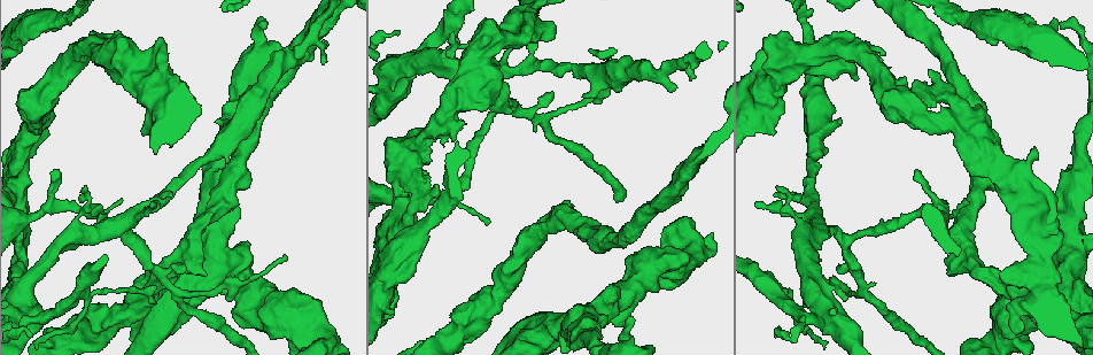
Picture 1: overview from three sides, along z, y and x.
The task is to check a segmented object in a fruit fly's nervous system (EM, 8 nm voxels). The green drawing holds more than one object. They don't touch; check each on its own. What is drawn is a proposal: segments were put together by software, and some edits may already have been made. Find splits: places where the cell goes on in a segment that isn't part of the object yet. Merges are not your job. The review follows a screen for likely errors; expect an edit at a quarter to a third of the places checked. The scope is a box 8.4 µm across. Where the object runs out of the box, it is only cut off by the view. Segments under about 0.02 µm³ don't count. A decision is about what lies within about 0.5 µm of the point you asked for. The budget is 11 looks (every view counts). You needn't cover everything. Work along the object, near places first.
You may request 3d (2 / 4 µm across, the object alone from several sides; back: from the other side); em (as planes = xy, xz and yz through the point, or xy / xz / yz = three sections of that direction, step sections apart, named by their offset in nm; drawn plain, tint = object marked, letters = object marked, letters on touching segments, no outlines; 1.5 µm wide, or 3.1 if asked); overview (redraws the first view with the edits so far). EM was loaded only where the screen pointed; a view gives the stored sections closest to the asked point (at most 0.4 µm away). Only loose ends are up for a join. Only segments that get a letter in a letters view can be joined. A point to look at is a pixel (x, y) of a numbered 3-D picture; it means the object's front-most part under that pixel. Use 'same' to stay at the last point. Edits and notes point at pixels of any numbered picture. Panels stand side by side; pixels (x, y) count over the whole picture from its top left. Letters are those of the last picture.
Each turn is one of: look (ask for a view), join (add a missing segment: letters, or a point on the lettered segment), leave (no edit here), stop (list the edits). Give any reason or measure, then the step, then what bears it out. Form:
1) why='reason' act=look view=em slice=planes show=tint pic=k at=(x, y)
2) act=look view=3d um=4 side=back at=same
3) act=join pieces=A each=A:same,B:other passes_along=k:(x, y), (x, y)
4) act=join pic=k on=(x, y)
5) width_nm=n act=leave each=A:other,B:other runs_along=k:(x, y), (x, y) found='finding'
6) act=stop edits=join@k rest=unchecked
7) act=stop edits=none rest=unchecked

why='thick end' act=look view=em slice=planes show=plain pic=1 at=(855, 75)

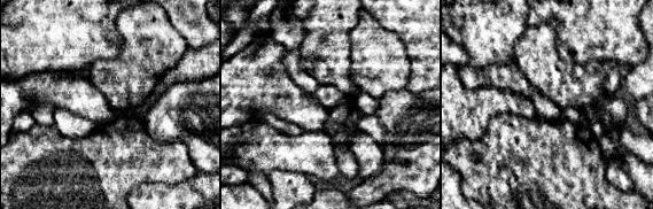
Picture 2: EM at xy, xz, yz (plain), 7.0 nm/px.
why='what lies round it' act=look view=em slice=planes show=letters at=same

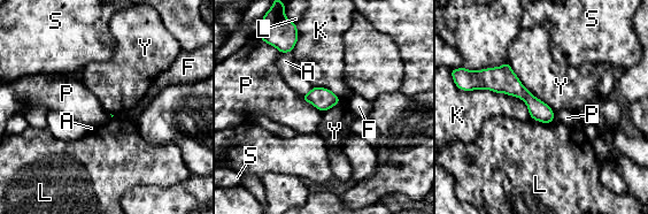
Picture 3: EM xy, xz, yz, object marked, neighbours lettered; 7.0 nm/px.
act=leave each=A:other,F:other,K:other,L:other,P:other,S:other,Y:other runs_along=3:(480, 82), (509, 83), (550, 119) found='none of them fits'

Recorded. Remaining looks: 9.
why='stops while still wide' act=look view=3d um=4 pic=1 at=(216, 120)

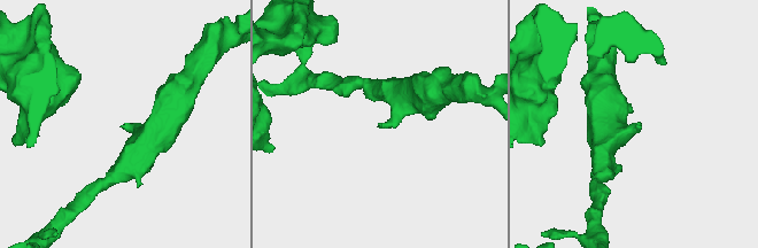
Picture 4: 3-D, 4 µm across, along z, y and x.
why='need the tissue' act=look view=em slice=planes show=letters pic=4 at=(640, 126)

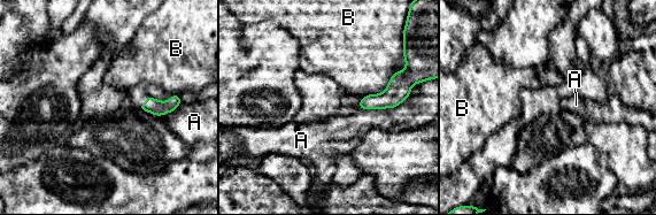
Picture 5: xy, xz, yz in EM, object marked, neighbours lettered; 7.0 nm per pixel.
act=leave each=A:other,B:other runs_along=5:(438, 69), (362, 105) found='no lettered segment goes on from it'

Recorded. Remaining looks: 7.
why='an open end' act=look view=em slice=xz step=4 show=tint pic=1 at=(928, 69)

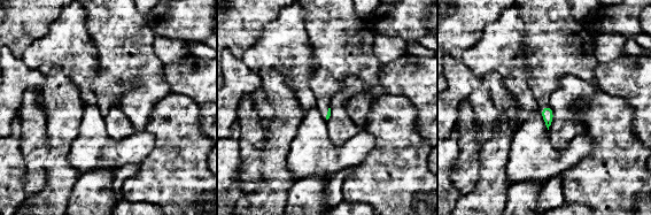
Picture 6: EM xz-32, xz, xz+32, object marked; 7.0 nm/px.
act=look view=em slice=planes show=letters at=same

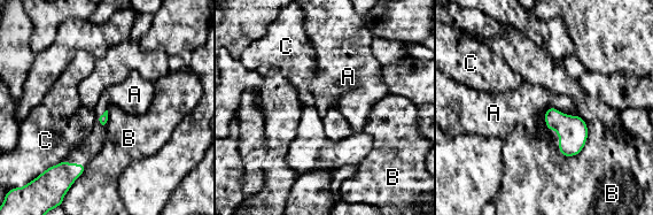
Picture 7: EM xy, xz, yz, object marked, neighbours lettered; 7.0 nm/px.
act=join pieces=A each=A:same,B:other,C:other found='the cell continues'

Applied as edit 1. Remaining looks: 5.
act=look view=overview

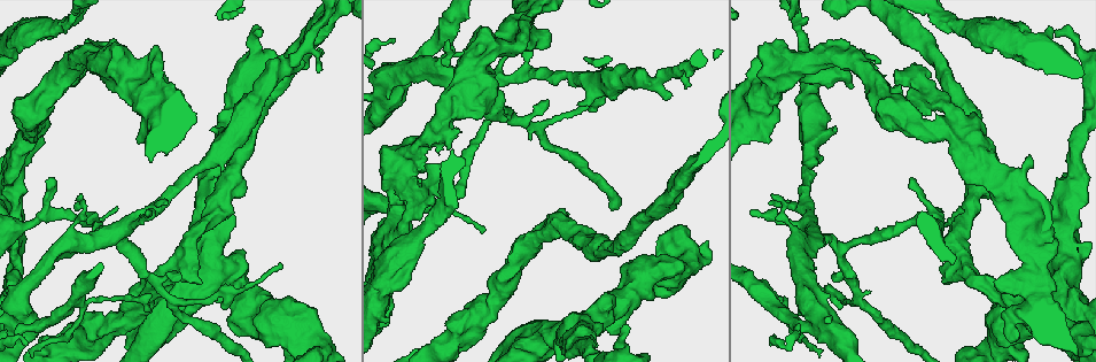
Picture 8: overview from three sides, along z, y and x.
why='an open end' act=look view=3d um=2 pic=8 at=(943, 283)

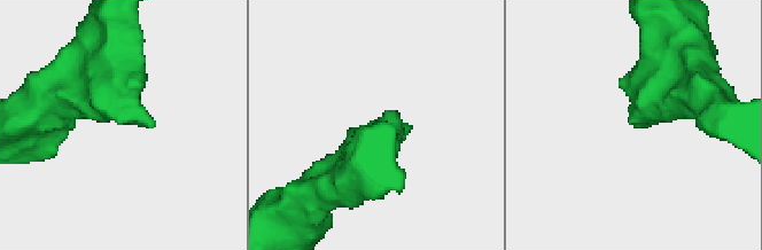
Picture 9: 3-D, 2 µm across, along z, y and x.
why='shape alone is not enough' act=look view=em slice=planes show=letters pic=9 at=(155, 125)

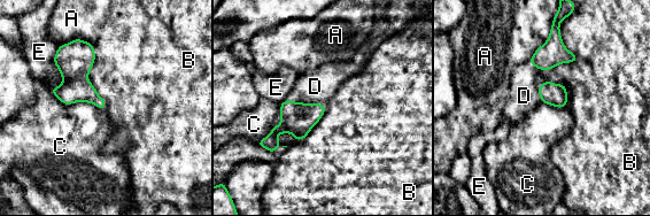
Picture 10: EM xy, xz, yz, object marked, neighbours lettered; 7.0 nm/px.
act=join pieces=D each=A:other,B:other,C:other,D:same,E:other passes_along=10:(298, 118), (306, 103), (315, 86) found='it goes on there'

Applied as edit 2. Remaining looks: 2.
act=stop edits=join@7,join@10 rest=unchecked

